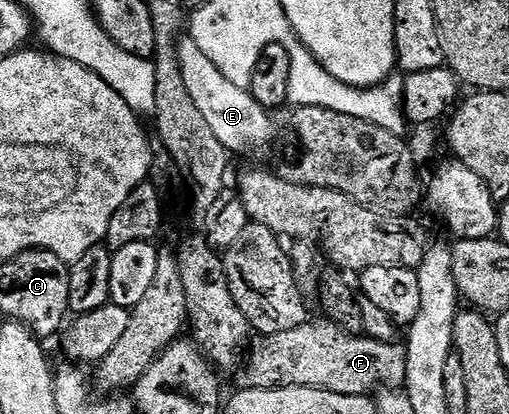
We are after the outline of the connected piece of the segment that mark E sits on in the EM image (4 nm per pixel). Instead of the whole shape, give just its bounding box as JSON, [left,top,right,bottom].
[178,36,276,153]

